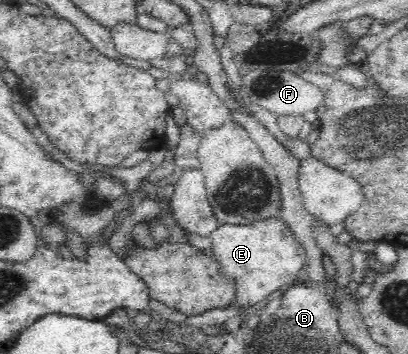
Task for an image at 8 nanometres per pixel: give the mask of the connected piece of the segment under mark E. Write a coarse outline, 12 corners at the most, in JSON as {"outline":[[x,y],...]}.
{"outline":[[282,218],[223,224],[212,256],[253,307],[293,284],[306,250]]}

